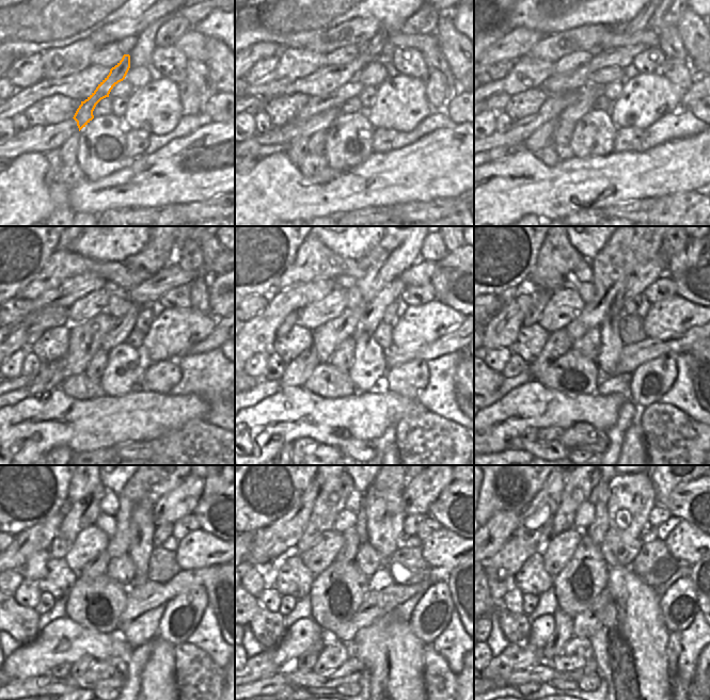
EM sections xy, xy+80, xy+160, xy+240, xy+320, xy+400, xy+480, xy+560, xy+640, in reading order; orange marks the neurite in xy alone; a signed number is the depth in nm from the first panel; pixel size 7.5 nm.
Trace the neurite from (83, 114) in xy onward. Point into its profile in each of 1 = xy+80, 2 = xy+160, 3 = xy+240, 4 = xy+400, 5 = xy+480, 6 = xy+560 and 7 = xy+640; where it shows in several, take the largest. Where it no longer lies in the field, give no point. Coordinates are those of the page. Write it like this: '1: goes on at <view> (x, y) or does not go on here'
1: goes on at xy+80 (378, 43)
2: goes on at xy+160 (641, 21)
3: goes on at xy+240 (177, 248)
4: does not go on here
5: does not go on here
6: does not go on here
7: does not go on here

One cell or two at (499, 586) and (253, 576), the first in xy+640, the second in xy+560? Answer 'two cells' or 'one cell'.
one cell

